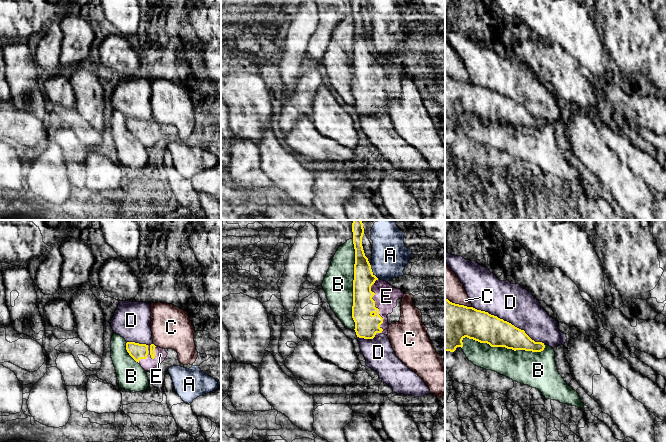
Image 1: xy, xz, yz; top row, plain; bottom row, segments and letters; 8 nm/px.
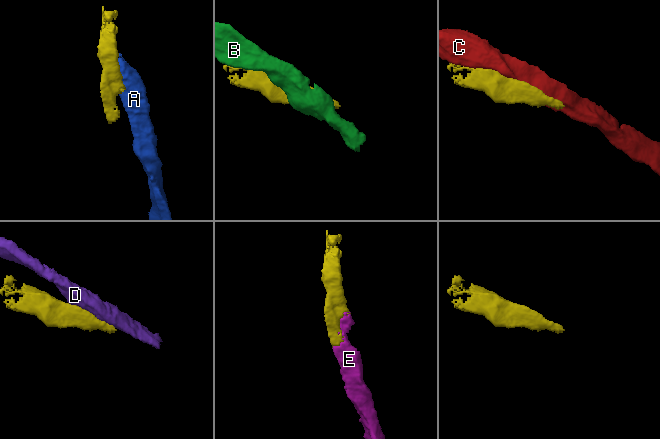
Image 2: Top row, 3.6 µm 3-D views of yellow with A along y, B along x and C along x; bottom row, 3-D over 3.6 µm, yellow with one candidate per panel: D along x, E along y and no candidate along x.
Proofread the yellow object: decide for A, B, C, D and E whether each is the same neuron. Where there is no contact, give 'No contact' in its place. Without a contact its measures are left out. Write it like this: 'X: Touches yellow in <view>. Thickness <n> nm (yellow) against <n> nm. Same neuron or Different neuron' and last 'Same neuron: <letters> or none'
A: Touches yellow in xz. Thickness 170 nm (yellow) against 280 nm. Different neuron
B: Touches yellow in yz. Thickness 240 nm (yellow) against 280 nm. Different neuron
C: Touches yellow in yz. Thickness 360 nm (yellow) against 220 nm. Different neuron
D: Touches yellow in yz. Thickness 240 nm (yellow) against 300 nm. Different neuron
E: Touches yellow in xz. Thickness 190 nm (yellow) against 190 nm. Same neuron
Same neuron: E

